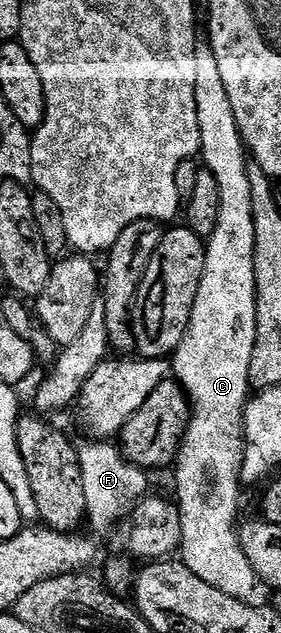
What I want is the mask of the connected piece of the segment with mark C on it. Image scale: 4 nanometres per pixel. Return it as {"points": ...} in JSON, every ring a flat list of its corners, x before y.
{"points":[[200,42,196,45,196,57,194,58,194,102,198,102,198,130,200,131,200,151,199,155,204,156,202,159,203,167,208,168,214,174,214,178,218,182,218,226,214,226,214,234,207,237,206,251,208,257,204,263,204,273,202,274,202,282,198,290,198,298,194,302,194,310,190,314,190,322,186,334,182,338,182,342,177,346,174,355,170,360,170,368,174,373,175,379,179,380,181,388,188,395,190,401,190,415,188,418,188,429,184,432,184,439,180,442,180,451,176,453,174,461,174,469,176,468,176,496,175,503,180,510,182,518,182,538,180,539,179,555,182,557,182,563,190,569,194,574,198,574,198,578,202,578,202,582,210,582,210,586,214,586,218,590,222,590,222,594,230,594,230,598,238,598,239,600,248,600,251,592,258,588,258,577,256,571,250,566,250,562,246,558,246,554,240,545,240,533,238,531,238,521,240,516,240,488,242,489,242,481,240,471,244,465,244,408,250,399,250,362,254,354,254,342,256,341,256,271,254,270,254,206,252,205,252,191,250,190,250,178,248,177,248,166,250,163,249,153,244,146,244,139,238,130,238,118,234,118,234,106,230,106,230,94,226,94,226,85,222,80,222,70,219,69,218,58,212,45,207,42]]}

